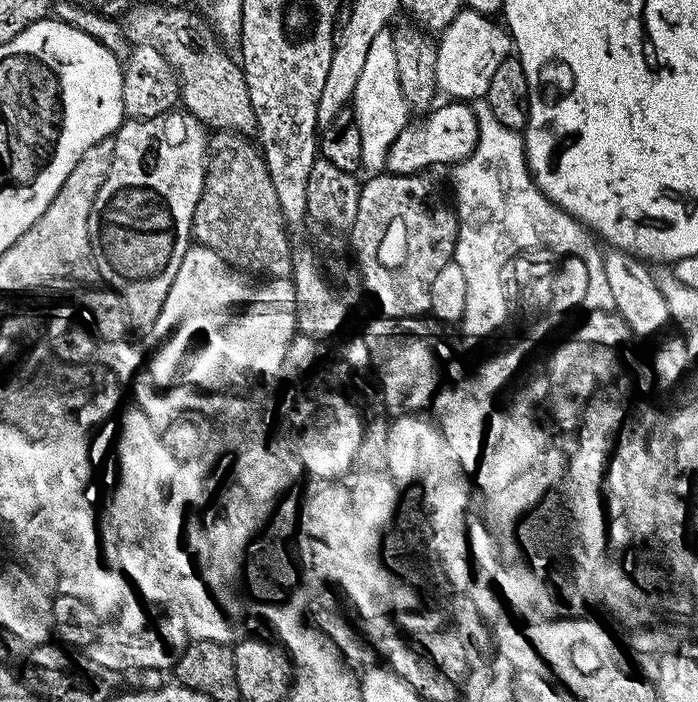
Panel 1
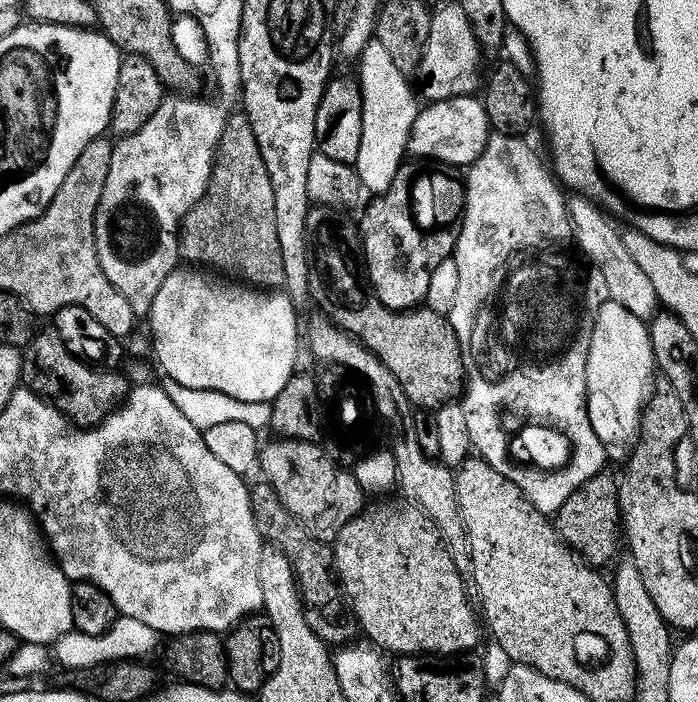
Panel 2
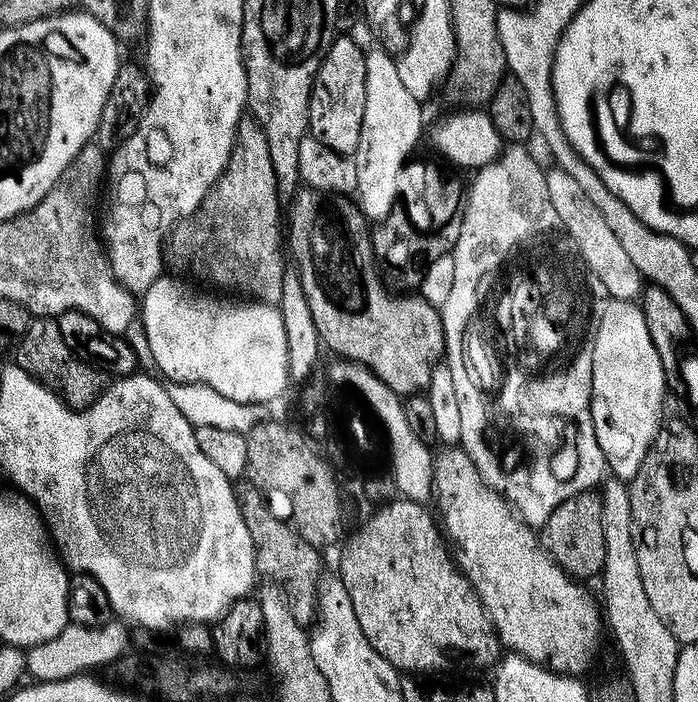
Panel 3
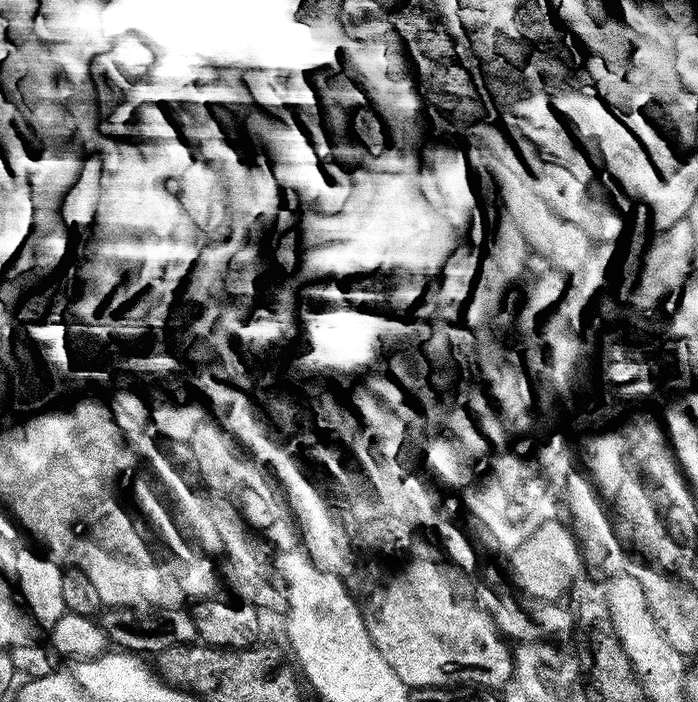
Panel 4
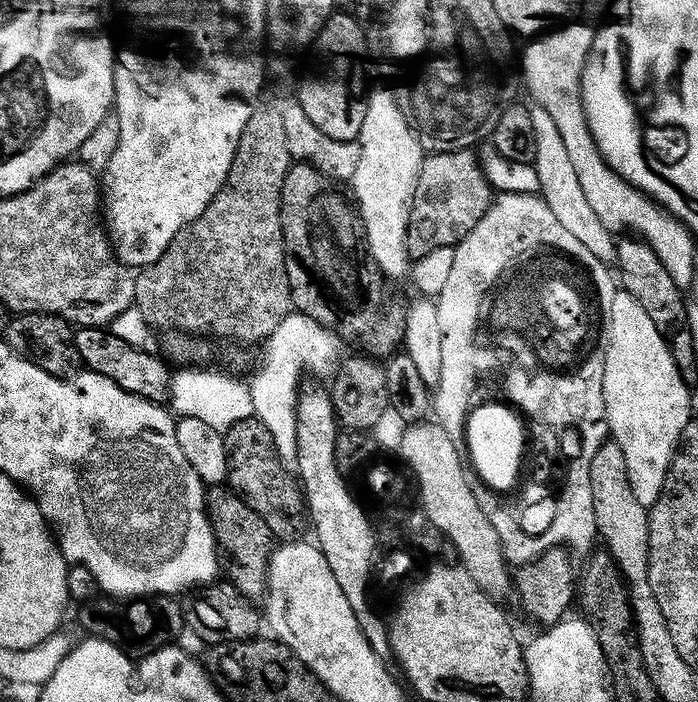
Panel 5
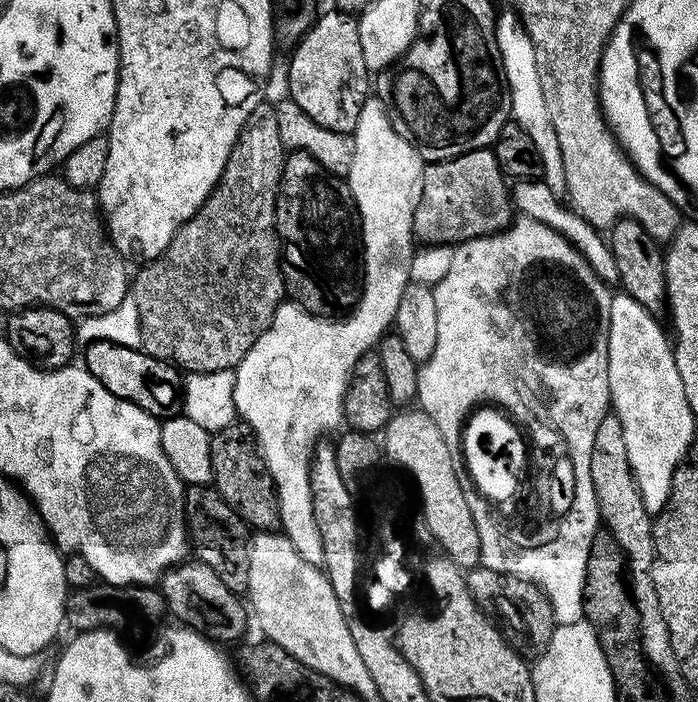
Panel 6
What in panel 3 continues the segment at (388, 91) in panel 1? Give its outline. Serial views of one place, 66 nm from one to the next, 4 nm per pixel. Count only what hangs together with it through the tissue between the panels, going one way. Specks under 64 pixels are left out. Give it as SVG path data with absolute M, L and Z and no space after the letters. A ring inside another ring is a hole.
M376 46L365 55L366 62L366 114L362 118L362 138L354 153L358 170L355 195L361 211L369 221L379 222L397 207L396 195L400 192L400 171L408 155L420 140L424 116L420 113L421 101L406 90L398 74L398 64L383 47Z

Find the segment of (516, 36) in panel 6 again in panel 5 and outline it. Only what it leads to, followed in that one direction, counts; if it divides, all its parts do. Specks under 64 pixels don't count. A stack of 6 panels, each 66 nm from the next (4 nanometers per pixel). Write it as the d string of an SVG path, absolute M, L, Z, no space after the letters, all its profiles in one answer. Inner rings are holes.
M539 106L533 107L531 114L534 138L536 139L536 162L534 167L538 174L539 198L544 200L551 213L583 245L587 246L588 242L600 240L602 234L588 220L588 218L598 218L598 214L594 214L590 204L586 202L586 196L582 194L582 188L578 183L578 173L574 170L566 146L562 142L562 137L558 134L558 126L554 126L554 118L550 118L550 114L546 114L546 110Z

